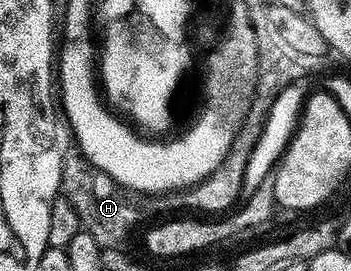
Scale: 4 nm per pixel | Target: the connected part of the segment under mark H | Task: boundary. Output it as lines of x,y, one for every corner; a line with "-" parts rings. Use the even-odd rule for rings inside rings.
260,32
257,37
259,51
259,78
255,81
255,94
247,113
239,122
239,130
231,141
225,159
204,181
190,186
182,191
168,191
162,195
141,193
137,189
128,189
120,181
115,181
101,167
97,167
82,152
71,151
63,159
61,195
73,203
73,211
77,211
82,232
93,235
103,249
113,249
124,244
123,240
138,227
142,221
150,222
154,213
163,213
166,209
183,209
188,205
191,209
203,215
223,215
232,208
231,204
238,202
242,195
242,185
245,183
246,168
249,165
253,149
266,127
267,117
270,115
274,101
283,88
295,82
302,82
308,76
308,69
295,60
292,53
275,45
269,34
-
215,213
215,214
207,214

